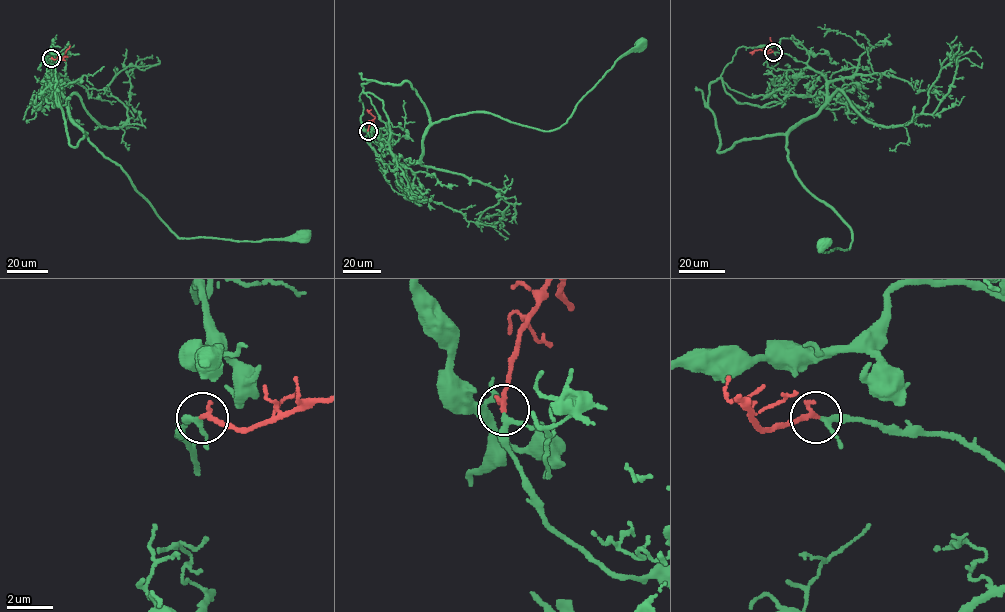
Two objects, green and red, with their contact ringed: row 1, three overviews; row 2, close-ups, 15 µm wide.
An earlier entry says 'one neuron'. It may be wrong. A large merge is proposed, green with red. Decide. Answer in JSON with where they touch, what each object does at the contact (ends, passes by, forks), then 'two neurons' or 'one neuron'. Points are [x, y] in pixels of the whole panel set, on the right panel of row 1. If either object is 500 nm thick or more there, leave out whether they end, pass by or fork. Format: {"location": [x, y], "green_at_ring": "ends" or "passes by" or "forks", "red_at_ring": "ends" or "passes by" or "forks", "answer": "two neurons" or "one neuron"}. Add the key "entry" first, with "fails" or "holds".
{"entry": "holds", "location": [773, 52], "green_at_ring": "passes by", "red_at_ring": "ends", "answer": "one neuron"}

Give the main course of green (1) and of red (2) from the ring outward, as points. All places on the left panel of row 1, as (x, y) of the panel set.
1: (51, 58), (58, 87), (75, 123), (97, 149), (119, 165), (177, 236), (261, 241), (302, 236)
2: (51, 58), (67, 56), (63, 56), (65, 60)

